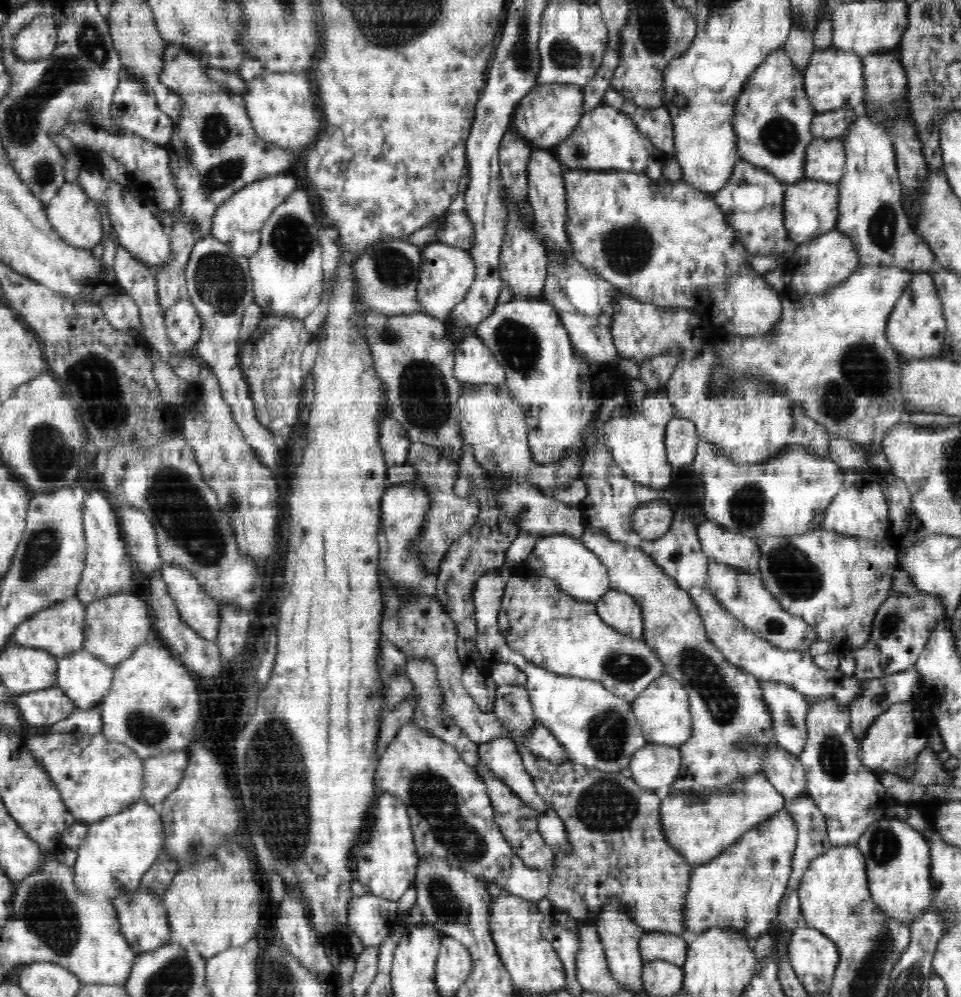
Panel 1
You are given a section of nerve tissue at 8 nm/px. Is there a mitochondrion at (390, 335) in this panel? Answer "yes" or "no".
yes

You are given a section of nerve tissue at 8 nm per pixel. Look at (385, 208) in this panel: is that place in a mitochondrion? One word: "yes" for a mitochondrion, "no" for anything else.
no

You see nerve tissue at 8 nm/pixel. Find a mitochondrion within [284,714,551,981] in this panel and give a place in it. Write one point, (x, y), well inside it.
(434, 799)

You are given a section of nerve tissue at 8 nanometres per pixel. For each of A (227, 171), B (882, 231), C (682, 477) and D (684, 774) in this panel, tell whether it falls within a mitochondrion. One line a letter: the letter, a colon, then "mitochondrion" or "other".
A: mitochondrion
B: mitochondrion
C: other
D: other

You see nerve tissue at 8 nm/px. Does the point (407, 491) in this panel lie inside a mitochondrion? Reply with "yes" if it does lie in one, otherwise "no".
no

